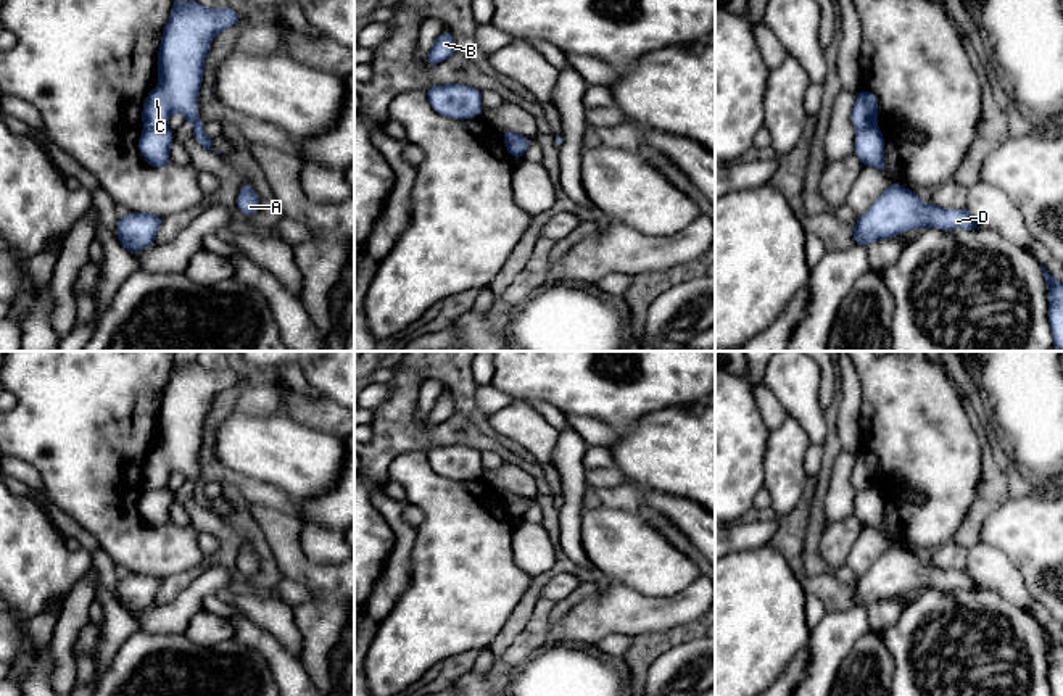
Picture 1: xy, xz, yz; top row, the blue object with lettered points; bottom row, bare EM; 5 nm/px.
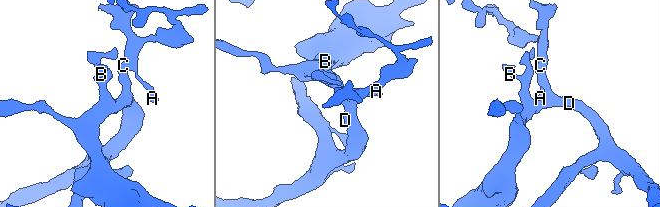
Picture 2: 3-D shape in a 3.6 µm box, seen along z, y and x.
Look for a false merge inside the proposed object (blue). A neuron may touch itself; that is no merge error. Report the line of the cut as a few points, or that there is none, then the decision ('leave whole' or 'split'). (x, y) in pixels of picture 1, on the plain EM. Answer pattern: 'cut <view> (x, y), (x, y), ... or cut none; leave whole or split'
cut xy (165, 487), (145, 490); split

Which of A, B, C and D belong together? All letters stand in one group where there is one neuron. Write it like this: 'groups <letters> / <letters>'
groups A C / B D

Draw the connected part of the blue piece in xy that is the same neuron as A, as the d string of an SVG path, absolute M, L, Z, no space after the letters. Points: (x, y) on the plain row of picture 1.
M248 543L243 545L238 561L237 561L237 569L245 575L245 577L253 577L259 570L259 561L251 549Z

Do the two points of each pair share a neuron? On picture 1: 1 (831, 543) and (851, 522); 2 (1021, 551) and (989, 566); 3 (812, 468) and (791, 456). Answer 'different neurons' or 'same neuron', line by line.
1: same neuron
2: different neurons
3: different neurons

